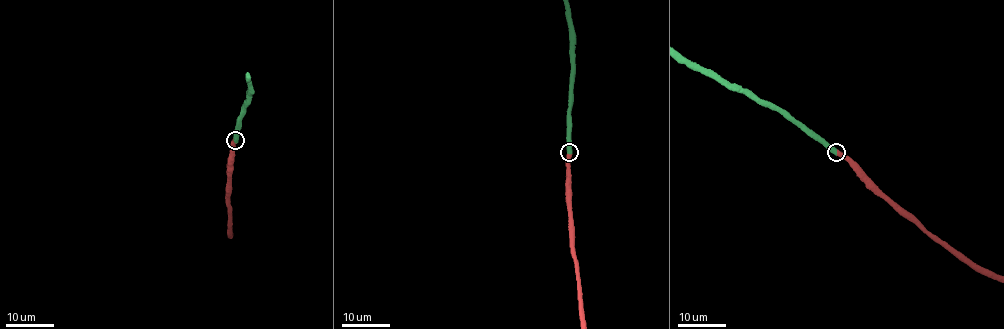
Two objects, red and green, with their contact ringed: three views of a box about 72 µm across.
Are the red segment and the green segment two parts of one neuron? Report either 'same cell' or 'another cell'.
same cell

